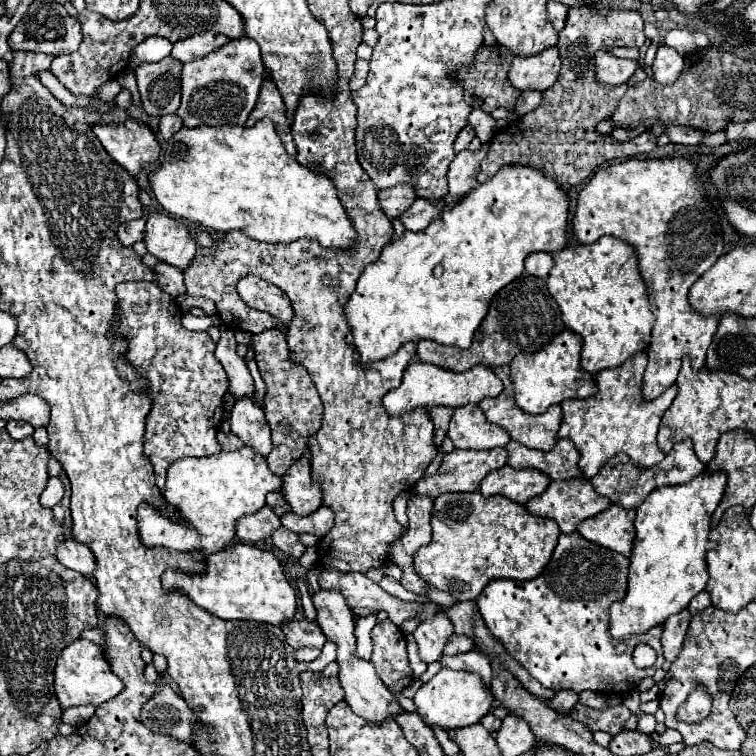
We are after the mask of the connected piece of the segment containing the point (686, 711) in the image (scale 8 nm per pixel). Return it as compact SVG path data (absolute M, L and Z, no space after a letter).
M695 689L685 703L677 709L677 719L685 723L701 723L711 709L711 697L707 697L705 689Z

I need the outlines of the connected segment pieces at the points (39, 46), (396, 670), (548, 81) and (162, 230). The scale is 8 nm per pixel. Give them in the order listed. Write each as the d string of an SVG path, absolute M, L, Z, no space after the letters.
M33 1L29 5L29 11L25 13L23 21L13 29L9 35L9 47L13 51L23 49L23 51L41 51L41 53L51 53L51 55L63 55L63 53L73 53L81 45L81 25L77 19L69 17L63 5L51 3L51 5L39 5Z
M381 621L373 627L373 655L371 663L377 675L391 691L401 691L413 681L413 671L407 661L405 637L391 621Z
M557 45L537 53L537 55L519 55L513 59L509 69L509 81L513 87L527 91L527 89L549 89L559 75L561 69L561 55Z
M149 213L143 243L151 255L179 269L187 269L197 249L189 231L177 219L163 213Z

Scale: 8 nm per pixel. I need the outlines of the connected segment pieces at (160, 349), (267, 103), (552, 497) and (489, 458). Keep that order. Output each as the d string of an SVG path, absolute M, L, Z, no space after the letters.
M141 281L141 283L119 283L117 285L117 333L125 337L127 363L139 373L145 371L149 383L149 397L153 401L151 413L147 417L145 445L143 455L153 465L157 487L163 489L163 477L167 467L181 457L205 457L221 451L217 443L217 431L223 417L223 391L225 391L225 369L215 359L215 345L205 331L189 331L181 325L183 311L179 309L175 297L171 297L165 289L159 287L157 281Z
M265 77L263 85L261 85L259 99L257 99L257 105L251 111L245 125L253 127L261 117L269 117L275 123L275 129L277 129L287 153L291 157L295 157L295 143L293 143L293 135L291 135L291 125L285 117L285 103L283 103L283 97L279 95L277 85L273 85L271 77Z
M575 477L575 479L565 479L565 481L551 481L547 485L547 489L533 497L531 501L527 501L527 509L529 513L533 515L541 515L541 517L549 517L549 519L555 519L561 533L573 533L575 527L583 521L583 519L589 519L597 513L601 513L603 509L607 509L611 505L611 501L599 493L595 493L593 485L589 479L585 477Z
M495 447L495 449L487 449L487 451L471 451L471 449L455 449L449 455L443 457L439 471L429 477L429 479L421 479L413 485L413 493L419 495L429 495L429 497L437 497L441 493L449 493L449 491L477 491L479 489L479 481L493 469L501 469L503 465L507 465L507 451L503 447Z

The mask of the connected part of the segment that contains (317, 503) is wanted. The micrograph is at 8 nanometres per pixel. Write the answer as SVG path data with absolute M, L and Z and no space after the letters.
M303 455L283 475L283 493L297 515L311 515L321 507L321 487L311 479L311 461Z

